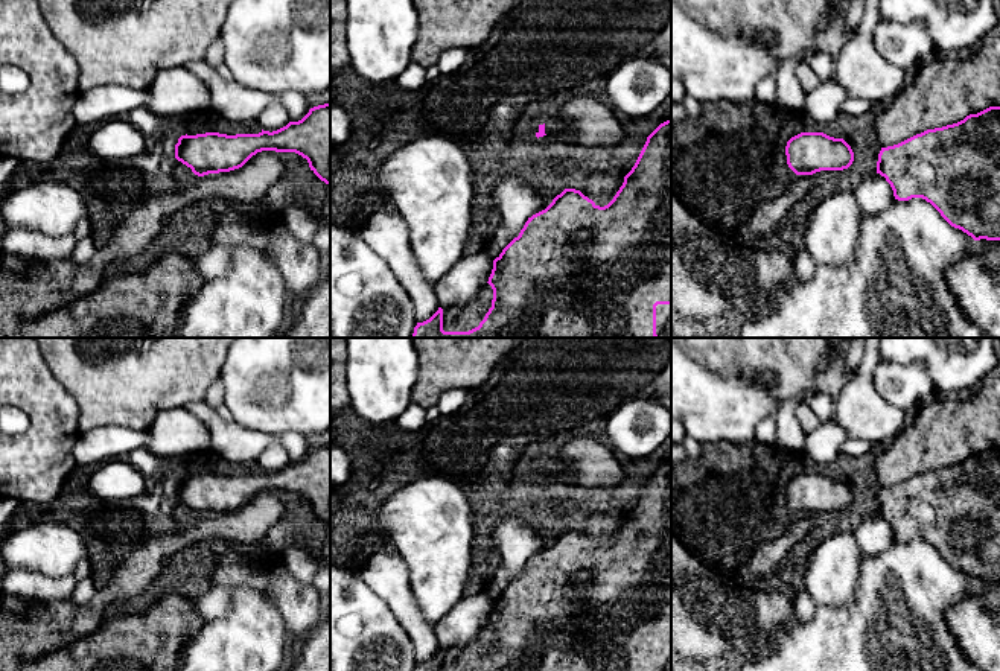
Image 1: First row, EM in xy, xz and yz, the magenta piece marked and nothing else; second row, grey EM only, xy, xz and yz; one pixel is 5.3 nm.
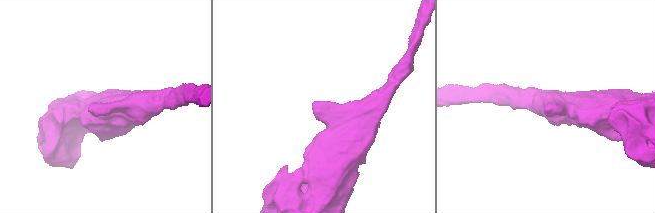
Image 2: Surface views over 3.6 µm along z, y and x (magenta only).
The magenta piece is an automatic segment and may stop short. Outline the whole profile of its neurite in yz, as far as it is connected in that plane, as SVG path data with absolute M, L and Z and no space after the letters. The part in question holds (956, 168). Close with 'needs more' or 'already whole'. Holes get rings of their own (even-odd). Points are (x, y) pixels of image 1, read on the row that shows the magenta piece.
M1000 107L881 148L877 173L890 184L895 199L922 198L974 240L1000 240Z; already whole

